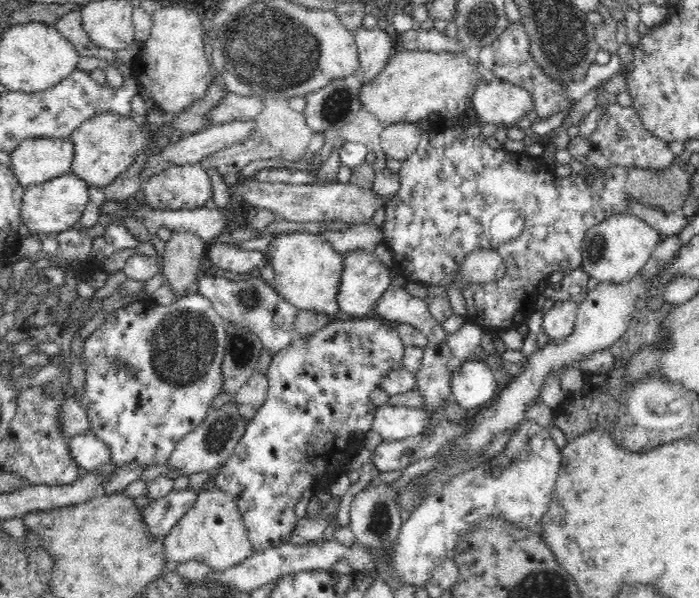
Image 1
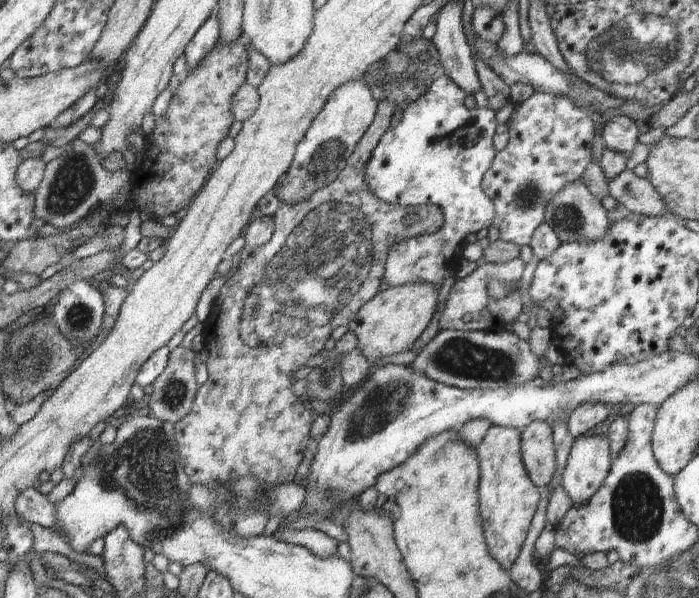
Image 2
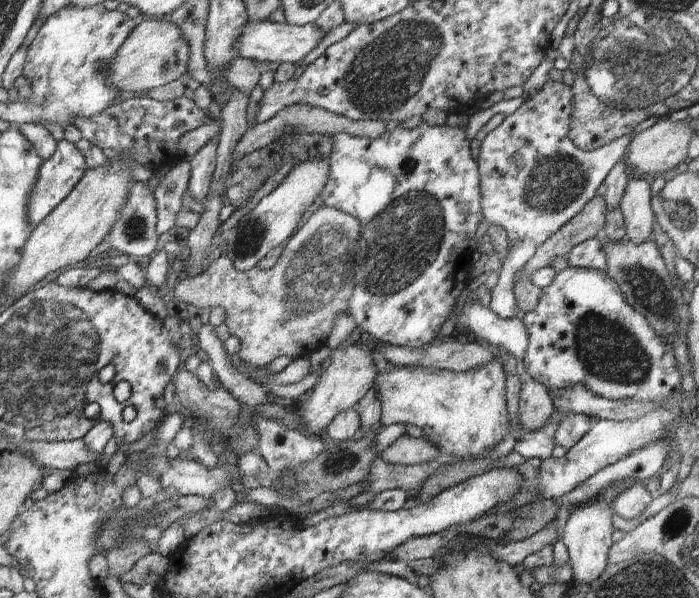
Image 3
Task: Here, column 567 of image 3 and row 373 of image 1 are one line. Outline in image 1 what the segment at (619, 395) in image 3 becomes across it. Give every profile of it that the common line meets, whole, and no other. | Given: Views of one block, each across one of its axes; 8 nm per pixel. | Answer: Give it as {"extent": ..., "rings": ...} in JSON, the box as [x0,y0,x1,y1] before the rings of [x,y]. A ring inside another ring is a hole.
{"extent":[213,316,406,552],"rings":[[[376,316],[370,317],[367,320],[361,319],[349,319],[348,317],[337,317],[335,320],[330,320],[325,328],[322,328],[318,333],[312,334],[308,337],[296,336],[288,348],[284,350],[278,350],[272,356],[270,364],[268,364],[268,374],[266,375],[267,381],[269,382],[269,387],[267,390],[267,397],[264,404],[258,408],[258,412],[254,414],[254,418],[250,420],[247,424],[245,433],[240,439],[240,442],[236,445],[234,454],[226,460],[217,470],[214,476],[213,483],[216,487],[226,491],[226,493],[232,495],[236,499],[236,505],[238,505],[238,511],[242,513],[242,521],[249,532],[249,540],[253,545],[253,549],[258,552],[263,552],[264,550],[279,548],[280,546],[289,544],[289,539],[291,538],[293,531],[296,529],[296,522],[298,522],[298,517],[294,508],[296,504],[300,502],[303,492],[310,488],[312,485],[317,485],[321,482],[330,482],[334,480],[334,476],[340,472],[340,468],[344,468],[344,464],[348,460],[353,460],[353,457],[358,456],[359,450],[363,447],[363,441],[358,440],[357,436],[364,436],[364,433],[372,429],[373,420],[375,417],[374,409],[376,406],[370,402],[370,393],[380,388],[384,377],[396,368],[403,366],[403,356],[405,351],[406,342],[404,342],[397,328],[392,328],[390,324],[386,324],[386,320],[378,318]]]}

